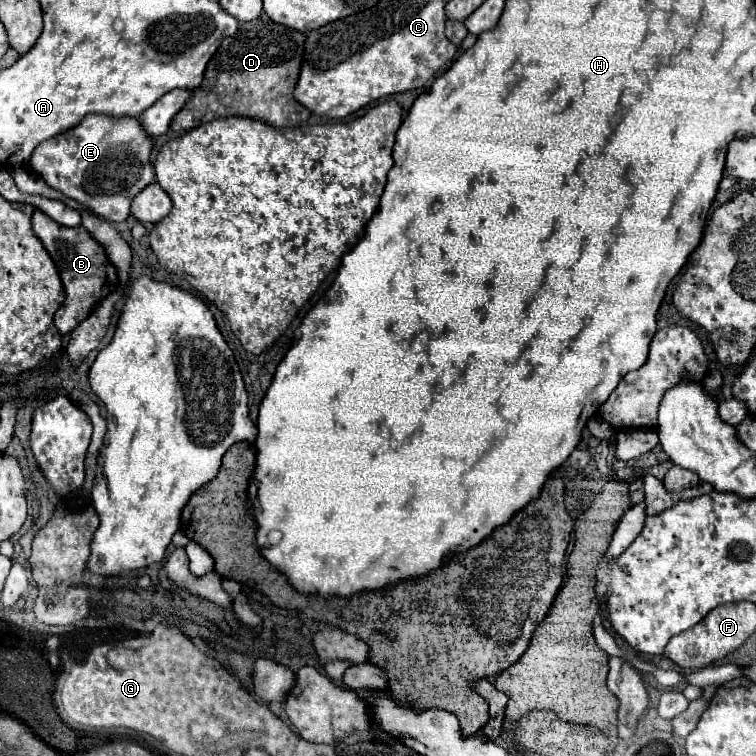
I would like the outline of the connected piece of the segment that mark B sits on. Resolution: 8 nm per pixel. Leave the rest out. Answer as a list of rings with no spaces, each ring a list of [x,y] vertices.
[[[36,208],[32,214],[32,228],[36,236],[42,240],[48,254],[52,256],[64,282],[66,302],[60,306],[60,310],[54,316],[54,324],[64,336],[70,330],[74,330],[82,320],[86,320],[98,302],[108,298],[118,288],[118,274],[116,268],[108,262],[104,248],[86,232],[84,226],[66,228]]]

